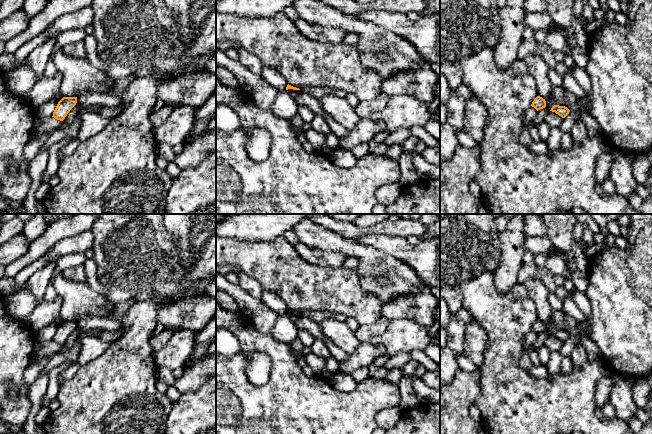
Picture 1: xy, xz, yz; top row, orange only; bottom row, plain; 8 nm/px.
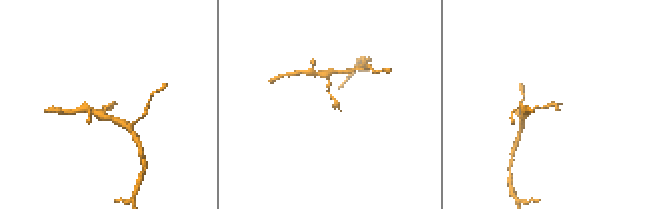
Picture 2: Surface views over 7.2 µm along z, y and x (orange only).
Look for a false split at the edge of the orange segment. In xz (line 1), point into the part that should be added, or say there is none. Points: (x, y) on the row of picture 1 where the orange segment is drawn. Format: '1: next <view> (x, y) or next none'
1: next none

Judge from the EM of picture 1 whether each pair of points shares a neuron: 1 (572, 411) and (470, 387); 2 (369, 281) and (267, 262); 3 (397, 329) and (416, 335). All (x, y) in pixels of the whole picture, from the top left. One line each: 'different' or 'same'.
1: different
2: different
3: same

